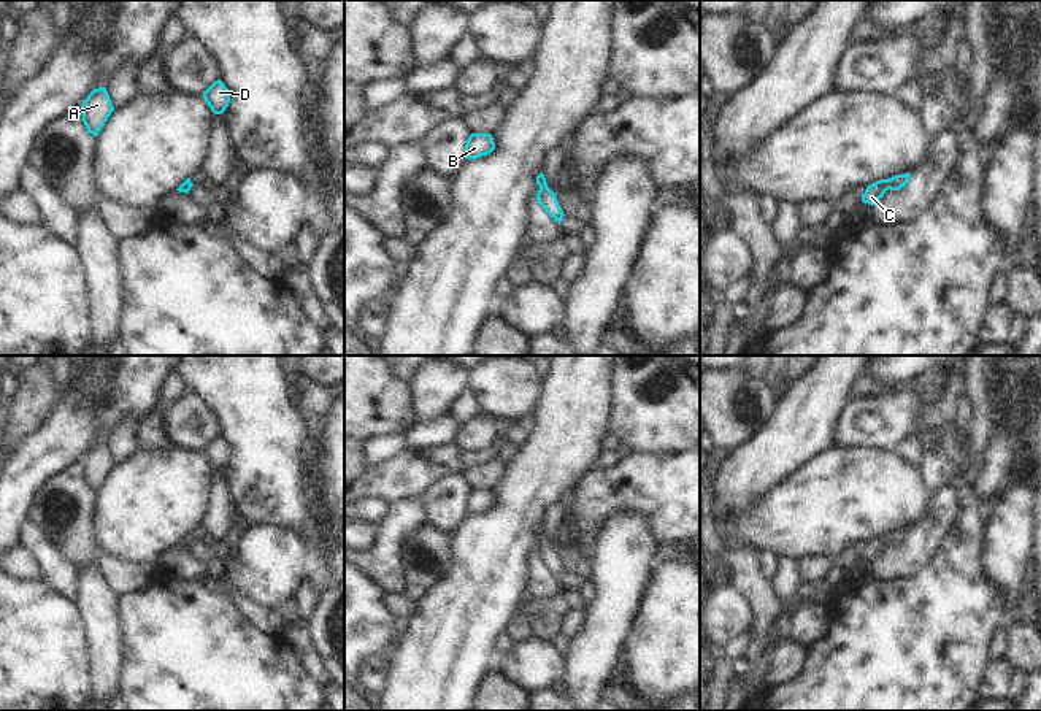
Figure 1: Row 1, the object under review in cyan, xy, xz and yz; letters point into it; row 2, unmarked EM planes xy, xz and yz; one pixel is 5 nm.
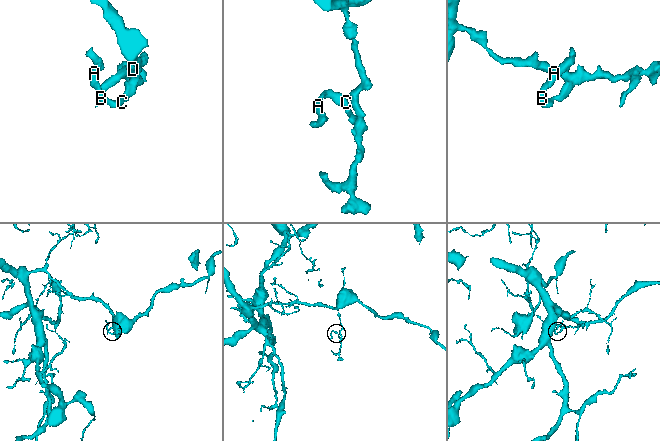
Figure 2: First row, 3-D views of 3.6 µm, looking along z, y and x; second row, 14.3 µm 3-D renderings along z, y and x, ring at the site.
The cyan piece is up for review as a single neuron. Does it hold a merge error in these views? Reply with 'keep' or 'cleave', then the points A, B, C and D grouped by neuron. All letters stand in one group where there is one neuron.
keep; A B C D

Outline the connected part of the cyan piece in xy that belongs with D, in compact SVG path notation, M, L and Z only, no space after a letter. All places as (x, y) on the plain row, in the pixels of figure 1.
M217 435L205 448L203 454L214 470L222 470L230 457L230 449L225 440Z

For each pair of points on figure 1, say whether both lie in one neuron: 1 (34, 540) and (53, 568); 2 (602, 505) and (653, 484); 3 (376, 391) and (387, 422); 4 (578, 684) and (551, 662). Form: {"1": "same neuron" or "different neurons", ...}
{"1": "same neuron", "2": "same neuron", "3": "same neuron", "4": "different neurons"}

